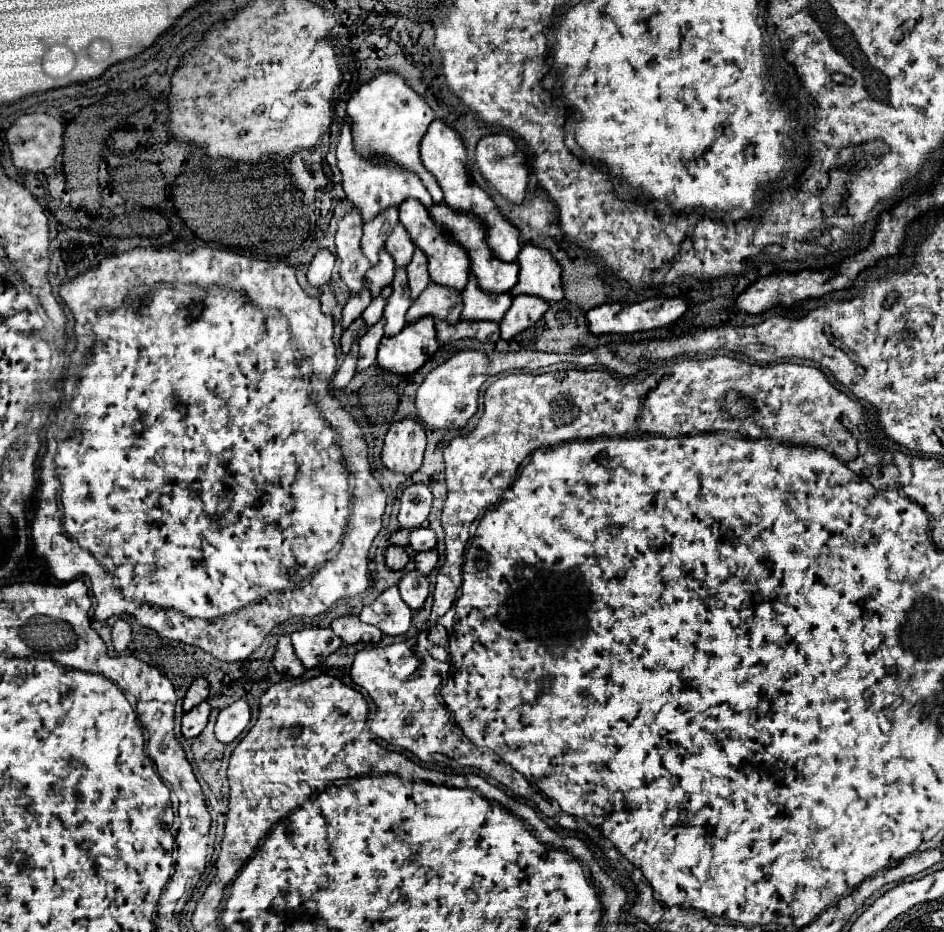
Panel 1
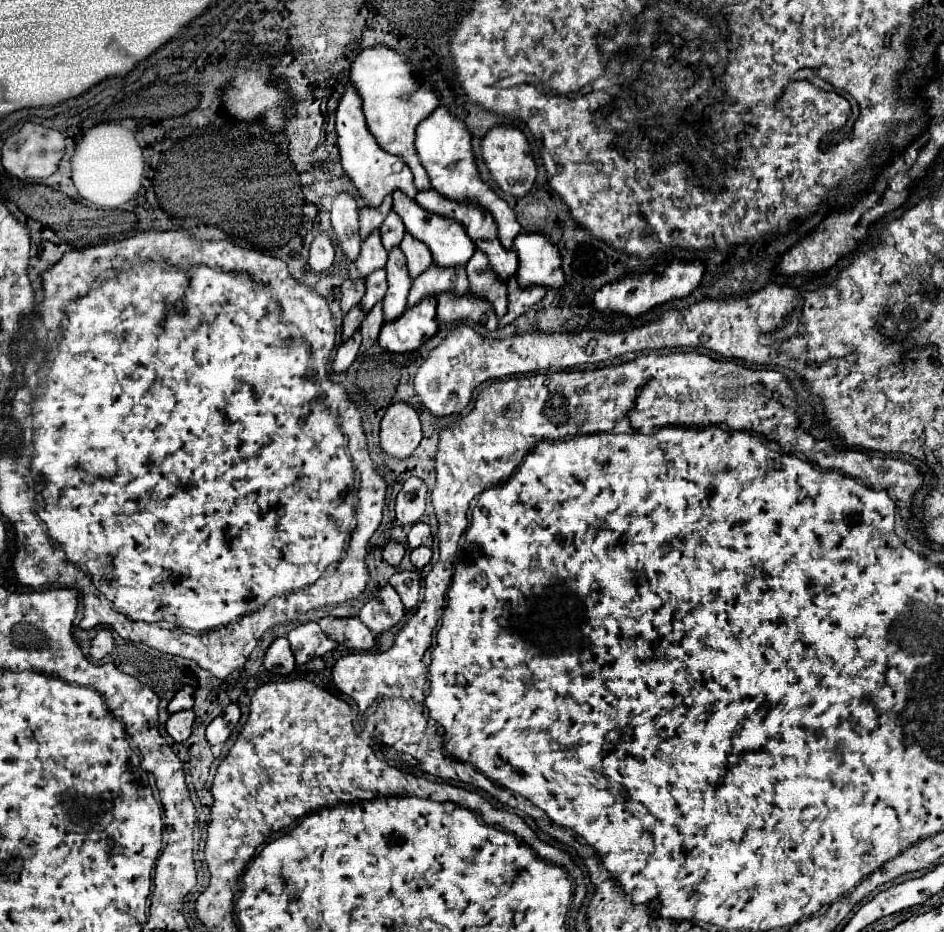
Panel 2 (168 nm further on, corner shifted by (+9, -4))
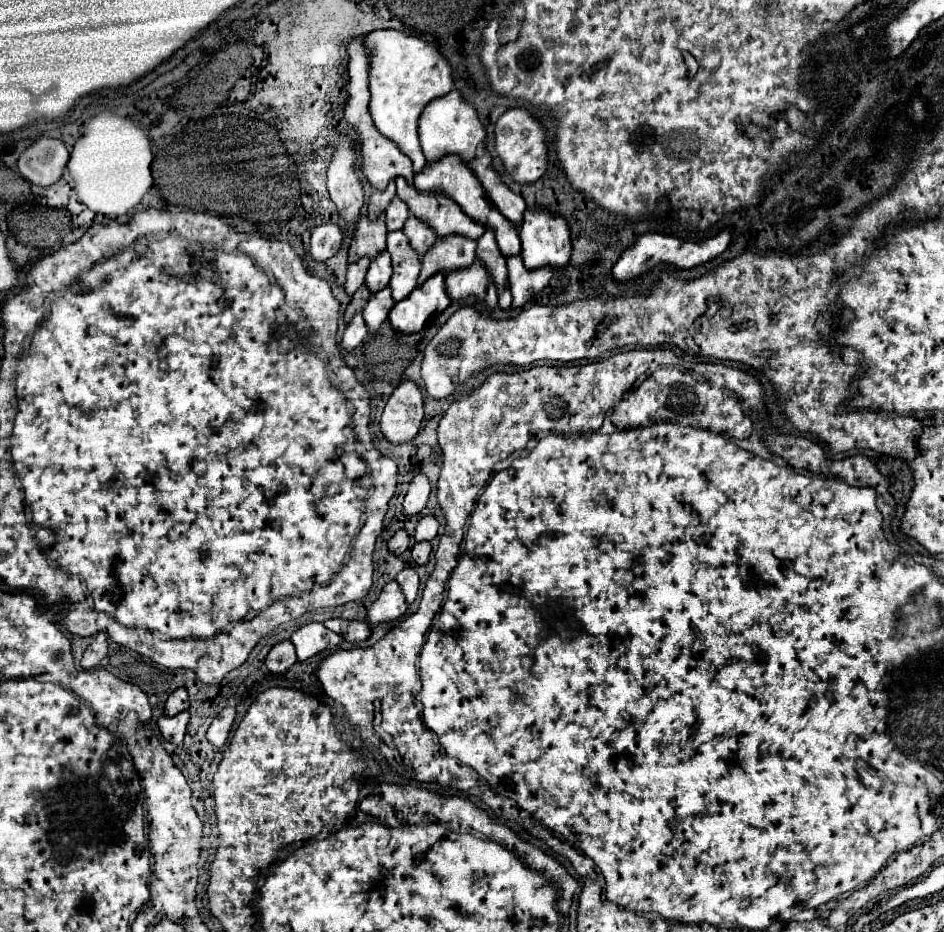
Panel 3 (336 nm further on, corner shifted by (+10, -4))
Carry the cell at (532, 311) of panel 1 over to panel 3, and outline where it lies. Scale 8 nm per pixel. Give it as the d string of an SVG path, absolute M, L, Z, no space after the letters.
M519 255L507 259L507 269L509 269L509 287L513 293L511 309L519 309L521 305L525 305L533 295L541 293L551 279L549 267L541 267L539 271L527 271Z

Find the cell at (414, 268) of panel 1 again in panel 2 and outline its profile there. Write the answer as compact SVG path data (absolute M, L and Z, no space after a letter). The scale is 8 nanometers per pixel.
M410 233L404 235L400 249L404 251L404 255L408 259L408 271L412 277L420 275L422 271L426 271L430 267L430 263L432 263L430 249L424 243L420 243L416 237L412 237Z

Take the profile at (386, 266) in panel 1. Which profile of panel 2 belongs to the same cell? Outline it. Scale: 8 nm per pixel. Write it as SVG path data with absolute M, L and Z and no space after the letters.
M372 231L362 241L362 251L354 263L350 263L350 277L368 277L372 271L382 269L386 265L388 251L380 241L380 231Z

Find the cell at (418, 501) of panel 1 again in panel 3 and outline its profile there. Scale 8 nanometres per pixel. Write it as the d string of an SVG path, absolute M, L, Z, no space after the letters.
M415 475L409 483L409 489L407 489L407 495L403 499L403 511L405 515L417 515L425 509L427 505L427 499L429 499L429 493L431 493L431 485L427 481L425 475Z

